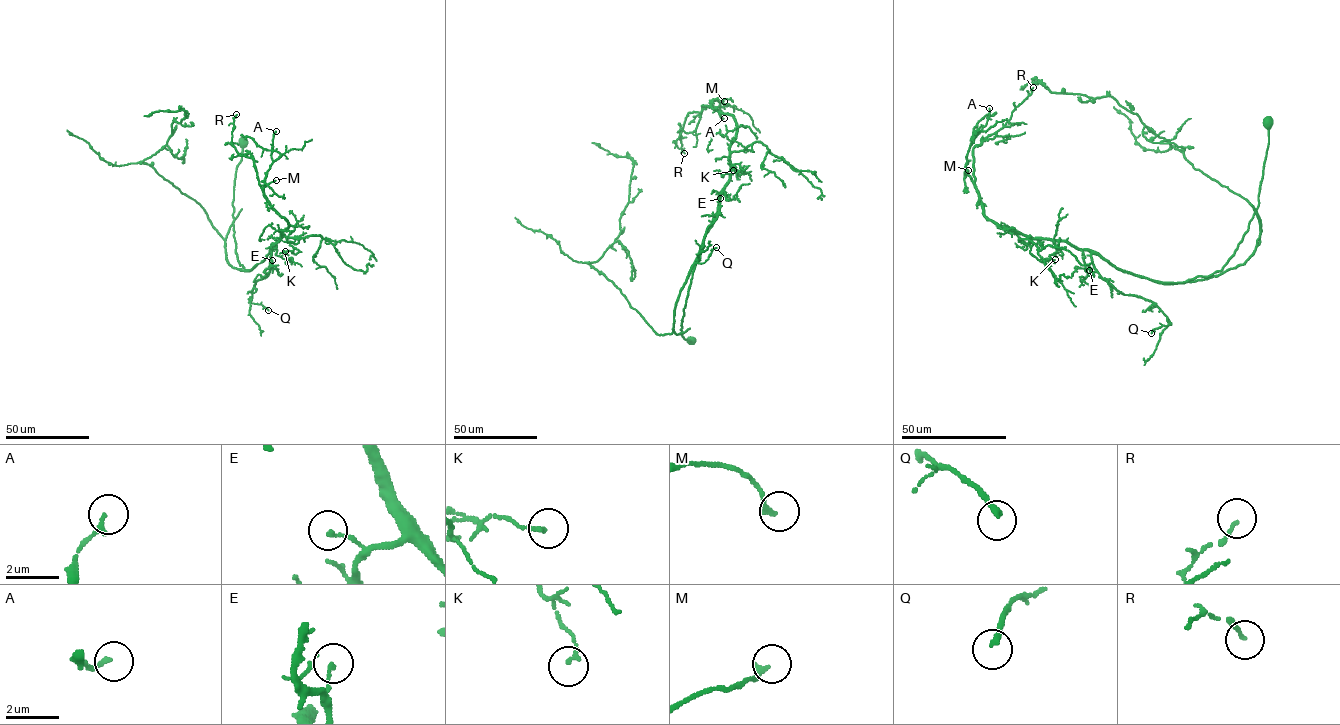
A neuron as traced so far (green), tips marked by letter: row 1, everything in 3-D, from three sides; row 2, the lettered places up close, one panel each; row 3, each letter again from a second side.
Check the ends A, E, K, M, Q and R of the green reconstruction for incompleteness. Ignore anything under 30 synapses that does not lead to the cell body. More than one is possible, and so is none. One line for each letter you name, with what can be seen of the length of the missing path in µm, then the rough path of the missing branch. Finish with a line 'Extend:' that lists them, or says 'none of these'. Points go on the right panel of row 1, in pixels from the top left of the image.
Extend: none of these

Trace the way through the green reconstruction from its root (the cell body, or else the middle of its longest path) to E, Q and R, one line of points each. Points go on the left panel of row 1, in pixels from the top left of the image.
E: (243, 142), (232, 203), (237, 259), (245, 270), (250, 270), (264, 259), (271, 246), (272, 260)
Q: (243, 142), (232, 203), (236, 253), (250, 270), (271, 247), (269, 273), (249, 299), (268, 310)
R: (243, 142), (233, 237), (239, 264), (250, 270), (288, 222), (267, 199), (254, 160), (231, 144), (236, 114)

